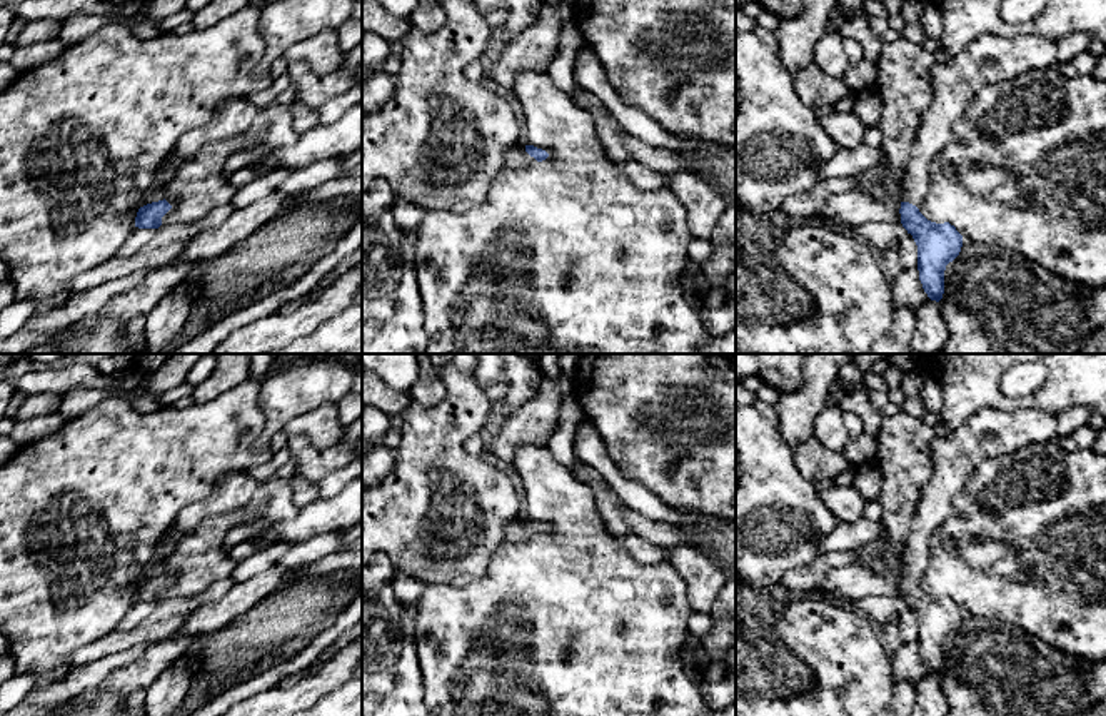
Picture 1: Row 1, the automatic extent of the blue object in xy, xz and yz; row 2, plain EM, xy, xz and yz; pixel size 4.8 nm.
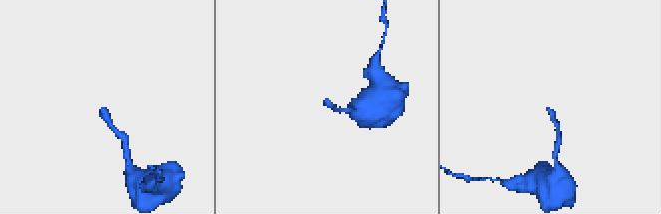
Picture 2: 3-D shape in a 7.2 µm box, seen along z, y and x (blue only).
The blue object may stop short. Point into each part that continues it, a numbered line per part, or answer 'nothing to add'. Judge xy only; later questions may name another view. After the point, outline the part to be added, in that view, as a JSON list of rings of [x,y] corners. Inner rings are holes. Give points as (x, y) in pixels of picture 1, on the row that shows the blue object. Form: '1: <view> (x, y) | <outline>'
1: xy (157, 191) | [[[168,154],[155,169],[155,174],[153,174],[153,182],[152,182],[152,187],[142,194],[140,197],[140,207],[147,205],[147,204],[152,204],[152,202],[158,202],[158,200],[163,200],[165,199],[165,185],[167,182],[163,180],[162,177],[162,170],[167,164],[173,162],[173,155]]]

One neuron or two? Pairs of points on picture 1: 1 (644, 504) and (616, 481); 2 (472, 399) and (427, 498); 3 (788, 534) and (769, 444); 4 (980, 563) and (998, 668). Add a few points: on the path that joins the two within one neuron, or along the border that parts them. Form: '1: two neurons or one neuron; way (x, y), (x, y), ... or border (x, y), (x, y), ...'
1: one neuron; way (638, 498), (623, 486)
2: one neuron; way (449, 424), (431, 443), (431, 473)
3: one neuron; way (771, 513), (769, 466)
4: two neurons; border (970, 613), (1016, 625), (1026, 633)

